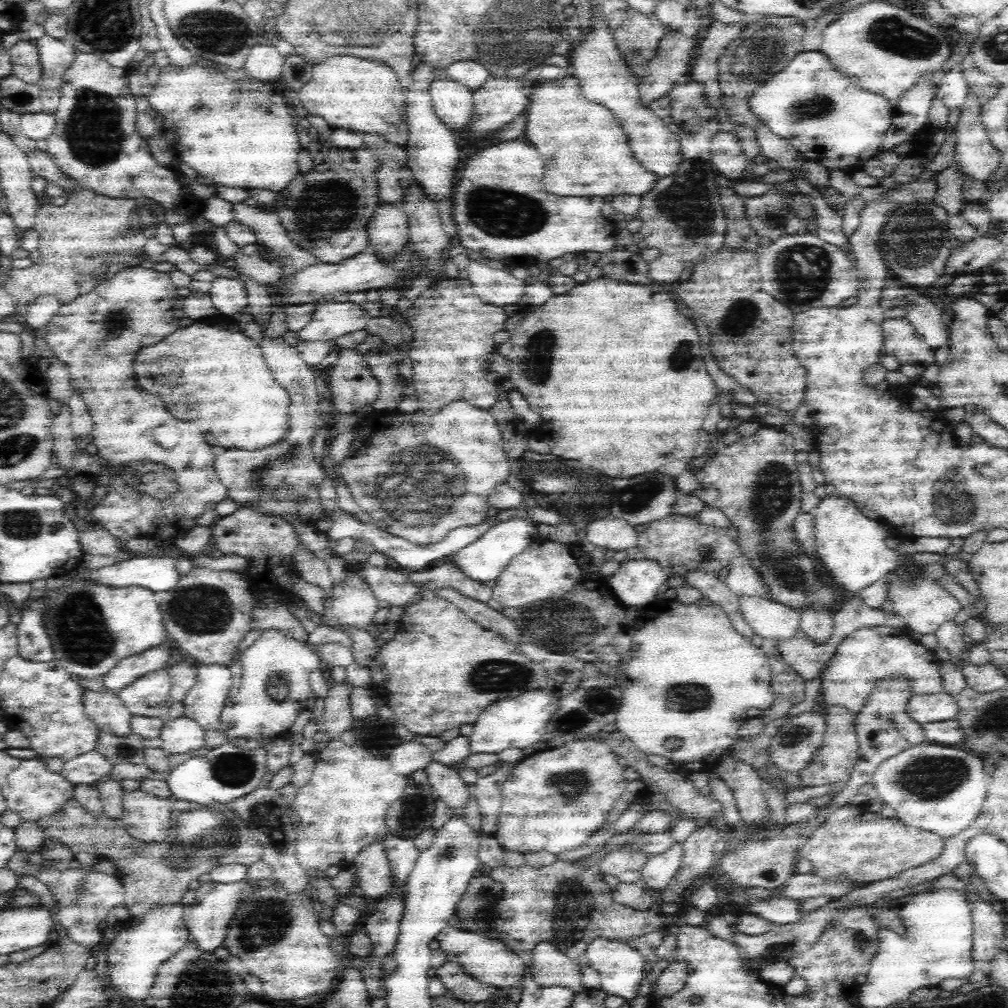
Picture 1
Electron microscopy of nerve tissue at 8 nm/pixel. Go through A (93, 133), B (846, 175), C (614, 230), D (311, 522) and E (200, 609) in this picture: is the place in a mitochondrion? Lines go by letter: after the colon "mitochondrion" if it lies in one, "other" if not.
A: mitochondrion
B: other
C: other
D: other
E: mitochondrion

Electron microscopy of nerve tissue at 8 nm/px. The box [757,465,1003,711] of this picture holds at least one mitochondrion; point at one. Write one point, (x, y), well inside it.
(953, 501)

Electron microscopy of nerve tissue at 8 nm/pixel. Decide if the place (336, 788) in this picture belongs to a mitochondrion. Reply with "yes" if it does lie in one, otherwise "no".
no

